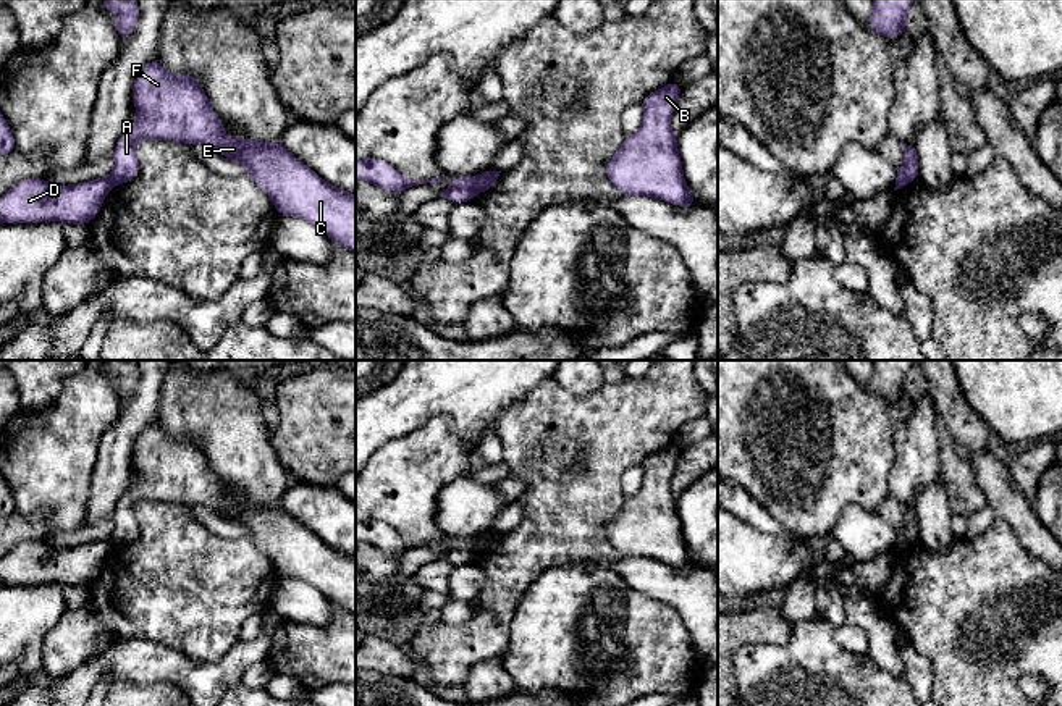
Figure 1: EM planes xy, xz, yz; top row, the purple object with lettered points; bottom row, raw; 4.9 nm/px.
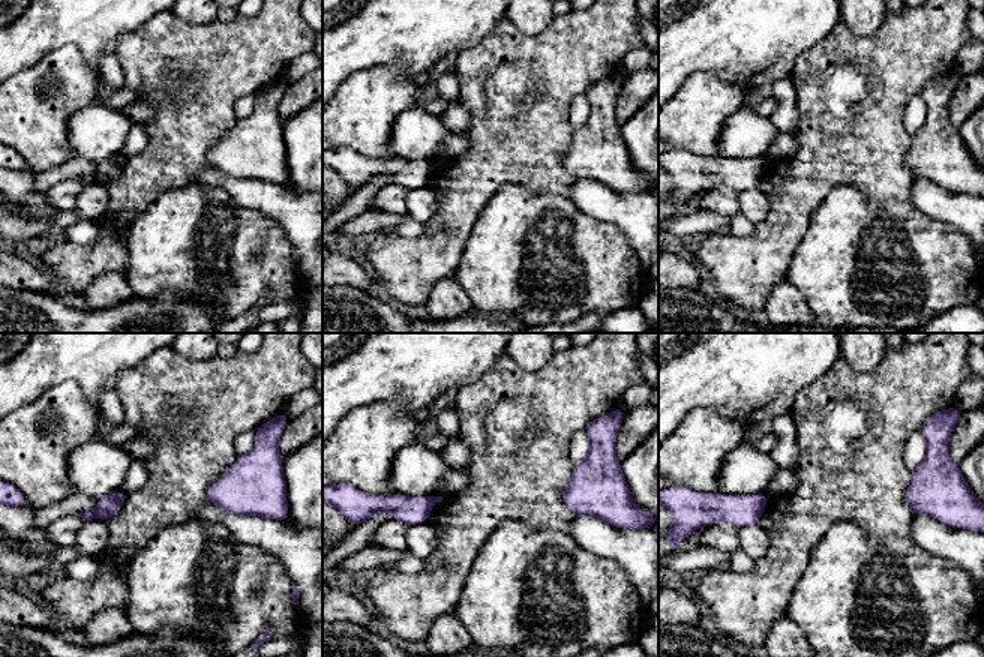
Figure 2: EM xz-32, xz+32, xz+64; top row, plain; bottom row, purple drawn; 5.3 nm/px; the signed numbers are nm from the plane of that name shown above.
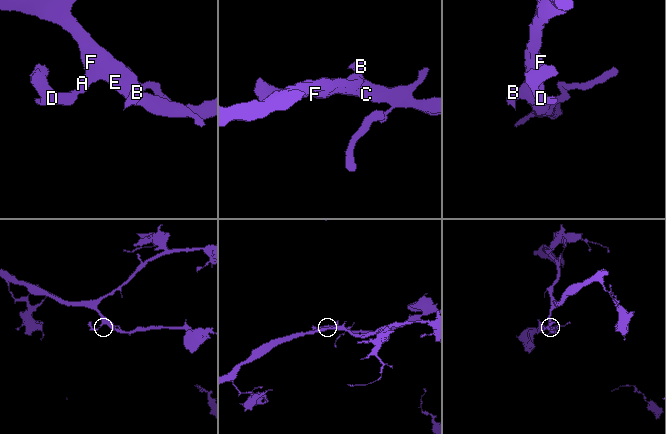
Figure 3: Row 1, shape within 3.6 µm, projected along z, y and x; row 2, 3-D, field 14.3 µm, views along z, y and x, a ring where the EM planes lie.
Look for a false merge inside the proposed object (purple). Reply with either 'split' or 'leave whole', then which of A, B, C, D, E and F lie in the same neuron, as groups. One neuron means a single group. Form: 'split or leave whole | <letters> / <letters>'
split | A B C E F / D

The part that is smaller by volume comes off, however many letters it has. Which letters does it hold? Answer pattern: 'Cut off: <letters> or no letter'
Cut off: D

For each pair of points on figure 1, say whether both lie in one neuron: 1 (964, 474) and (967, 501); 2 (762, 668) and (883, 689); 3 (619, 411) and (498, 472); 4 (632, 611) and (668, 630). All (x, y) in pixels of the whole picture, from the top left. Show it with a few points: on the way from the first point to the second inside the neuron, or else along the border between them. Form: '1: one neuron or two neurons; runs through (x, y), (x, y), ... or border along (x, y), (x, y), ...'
1: one neuron; runs through (964, 480), (965, 495)
2: one neuron; runs through (792, 659), (809, 668), (825, 668), (852, 689)
3: two neurons; border along (503, 459), (509, 474)
4: one neuron; runs through (640, 619), (652, 630), (660, 630)

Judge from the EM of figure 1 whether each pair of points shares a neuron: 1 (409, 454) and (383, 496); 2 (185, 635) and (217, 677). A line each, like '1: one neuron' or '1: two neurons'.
1: one neuron
2: two neurons

